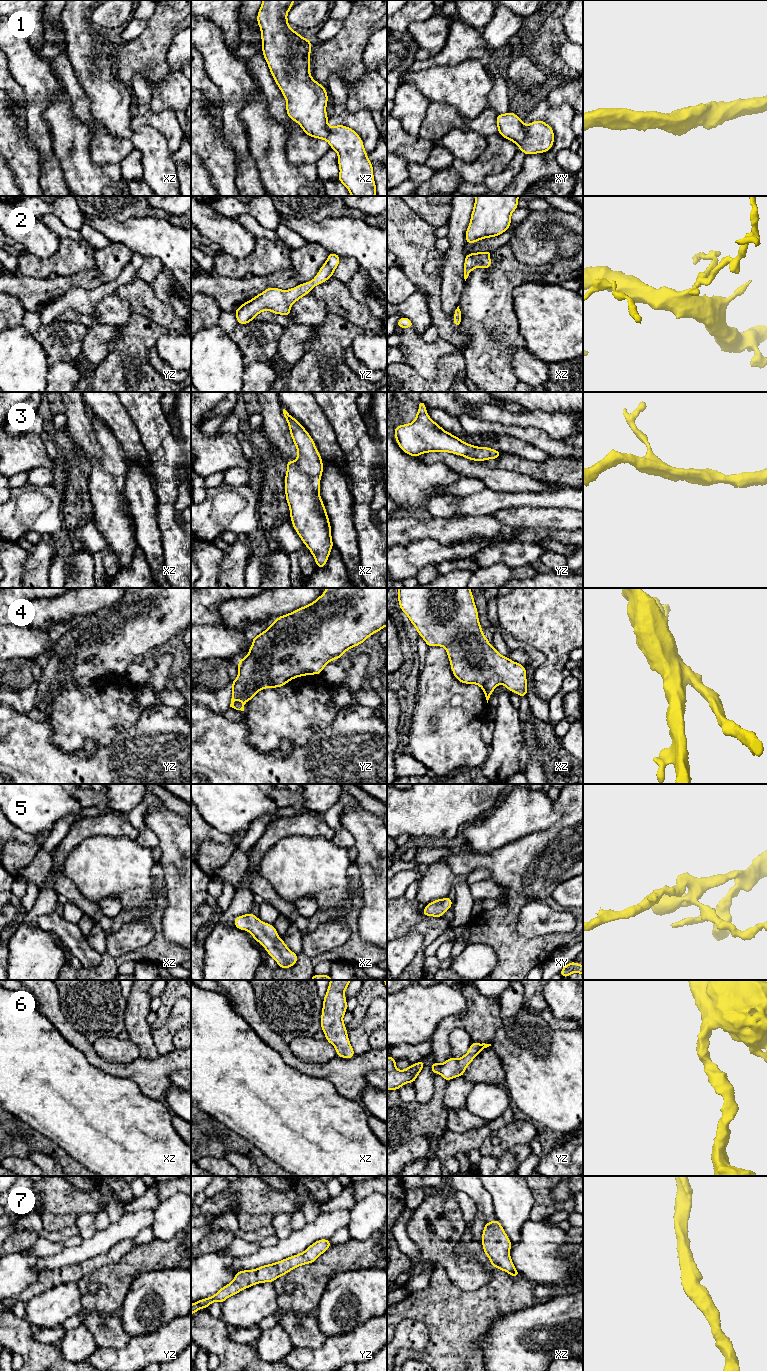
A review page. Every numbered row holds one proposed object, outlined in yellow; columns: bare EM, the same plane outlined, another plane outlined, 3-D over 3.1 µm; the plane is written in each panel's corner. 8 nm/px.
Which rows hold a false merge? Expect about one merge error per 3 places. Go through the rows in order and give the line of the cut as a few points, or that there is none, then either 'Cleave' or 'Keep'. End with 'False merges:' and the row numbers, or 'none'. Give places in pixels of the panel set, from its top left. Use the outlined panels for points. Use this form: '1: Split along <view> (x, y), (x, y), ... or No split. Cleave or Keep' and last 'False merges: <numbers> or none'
1: No split. Keep
2: No split. Keep
3: No split. Keep
4: No split. Keep
5: No split. Keep
6: No split. Keep
7: No split. Keep
False merges: none

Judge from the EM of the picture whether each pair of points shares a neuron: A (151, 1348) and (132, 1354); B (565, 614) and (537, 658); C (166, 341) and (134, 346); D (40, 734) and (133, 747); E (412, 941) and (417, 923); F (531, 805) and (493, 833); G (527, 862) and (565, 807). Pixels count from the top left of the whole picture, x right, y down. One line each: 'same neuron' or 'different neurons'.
A: same neuron
B: different neurons
C: different neurons
D: same neuron
E: different neurons
F: same neuron
G: same neuron

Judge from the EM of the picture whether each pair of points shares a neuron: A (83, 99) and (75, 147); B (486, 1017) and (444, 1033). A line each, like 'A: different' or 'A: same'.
A: different
B: same

